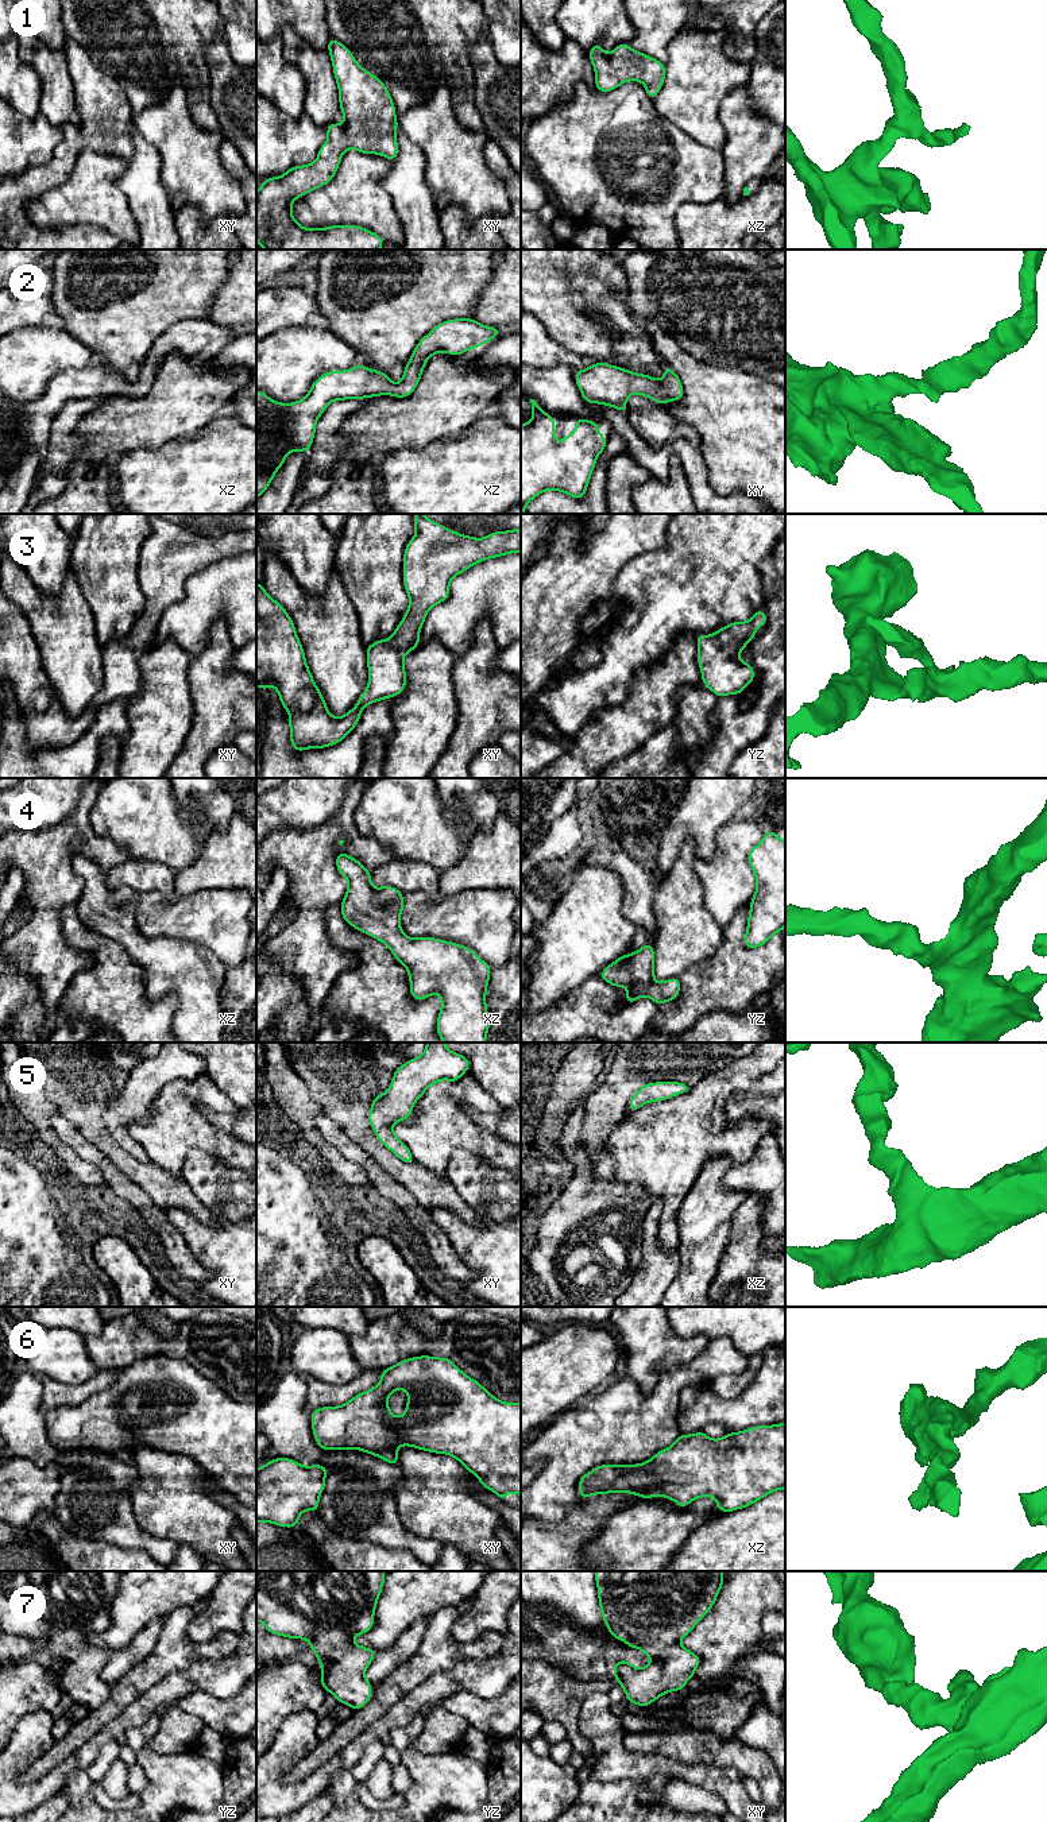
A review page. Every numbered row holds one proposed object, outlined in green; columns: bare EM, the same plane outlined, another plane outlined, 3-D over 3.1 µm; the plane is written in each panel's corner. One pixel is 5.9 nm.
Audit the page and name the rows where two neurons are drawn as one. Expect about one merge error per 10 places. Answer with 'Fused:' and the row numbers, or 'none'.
Fused: none

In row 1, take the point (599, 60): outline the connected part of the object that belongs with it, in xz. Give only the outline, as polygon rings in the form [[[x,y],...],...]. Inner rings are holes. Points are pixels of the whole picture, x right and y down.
[[[626,42],[618,45],[609,55],[603,51],[600,43],[596,43],[587,54],[595,69],[595,85],[600,92],[611,92],[623,82],[641,81],[646,89],[648,96],[653,100],[665,78],[665,65],[640,51],[634,51]]]

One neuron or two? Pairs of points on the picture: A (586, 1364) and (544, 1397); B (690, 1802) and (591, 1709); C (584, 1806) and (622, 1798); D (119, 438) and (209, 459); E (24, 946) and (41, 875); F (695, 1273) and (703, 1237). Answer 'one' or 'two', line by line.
A: one
B: two
C: one
D: two
E: one
F: one

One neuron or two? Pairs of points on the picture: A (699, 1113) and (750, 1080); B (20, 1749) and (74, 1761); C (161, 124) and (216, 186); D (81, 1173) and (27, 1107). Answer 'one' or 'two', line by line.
A: one
B: one
C: one
D: one

